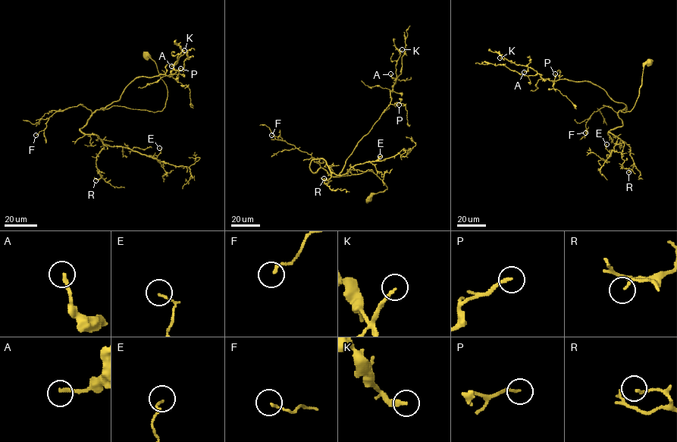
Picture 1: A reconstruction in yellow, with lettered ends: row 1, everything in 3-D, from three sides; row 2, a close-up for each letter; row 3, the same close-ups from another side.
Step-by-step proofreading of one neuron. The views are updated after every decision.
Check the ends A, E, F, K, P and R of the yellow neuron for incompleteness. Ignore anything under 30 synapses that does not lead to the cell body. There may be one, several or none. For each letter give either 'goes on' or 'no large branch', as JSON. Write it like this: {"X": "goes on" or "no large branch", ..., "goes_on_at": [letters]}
{"A": "no large branch", "E": "no large branch", "F": "no large branch", "K": "goes on", "P": "goes on", "R": "no large branch", "goes_on_at": ["K", "P"]}

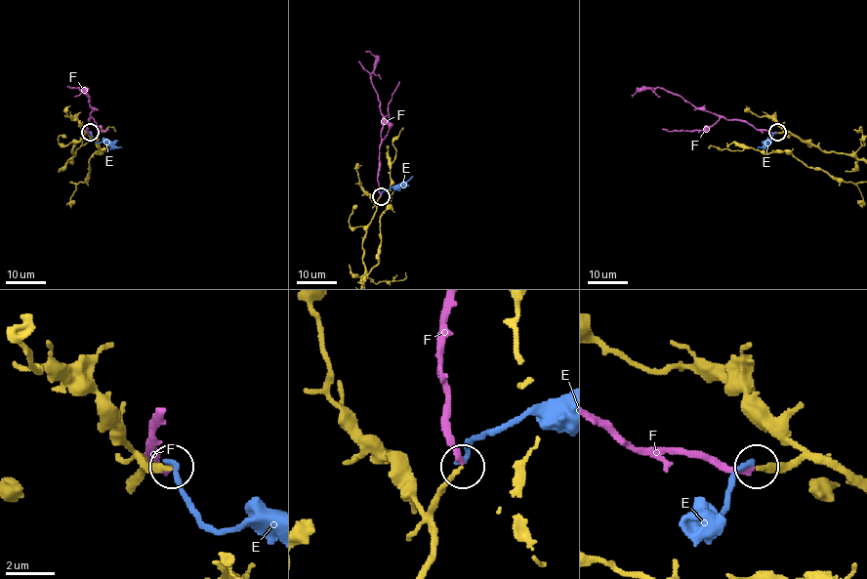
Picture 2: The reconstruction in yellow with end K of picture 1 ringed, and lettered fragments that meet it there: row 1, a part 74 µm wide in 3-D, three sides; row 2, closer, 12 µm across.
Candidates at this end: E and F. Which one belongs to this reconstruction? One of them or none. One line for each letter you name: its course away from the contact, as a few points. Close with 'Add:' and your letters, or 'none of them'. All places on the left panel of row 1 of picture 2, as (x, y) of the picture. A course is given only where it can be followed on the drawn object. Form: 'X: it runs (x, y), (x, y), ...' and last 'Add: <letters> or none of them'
F: it runs (90, 133), (87, 129), (92, 108), (89, 97), (80, 87), (85, 89), (74, 97)
Add: F

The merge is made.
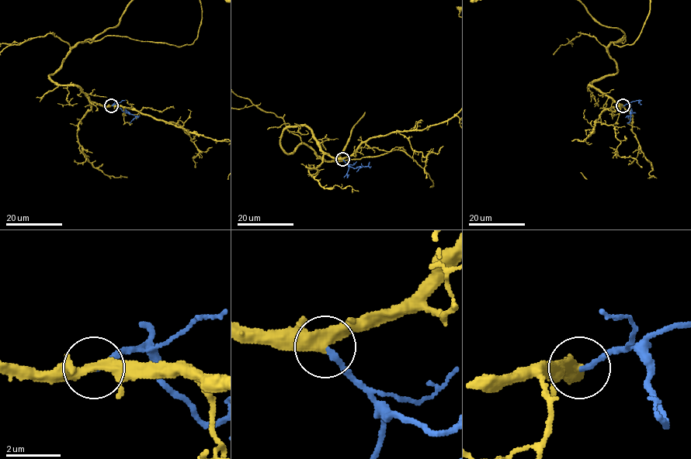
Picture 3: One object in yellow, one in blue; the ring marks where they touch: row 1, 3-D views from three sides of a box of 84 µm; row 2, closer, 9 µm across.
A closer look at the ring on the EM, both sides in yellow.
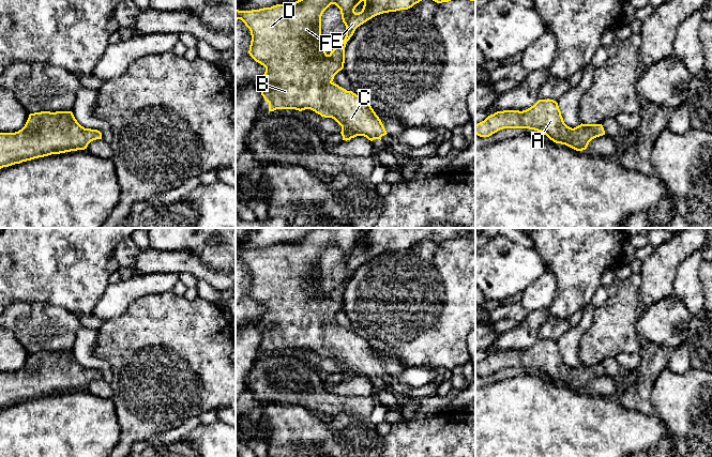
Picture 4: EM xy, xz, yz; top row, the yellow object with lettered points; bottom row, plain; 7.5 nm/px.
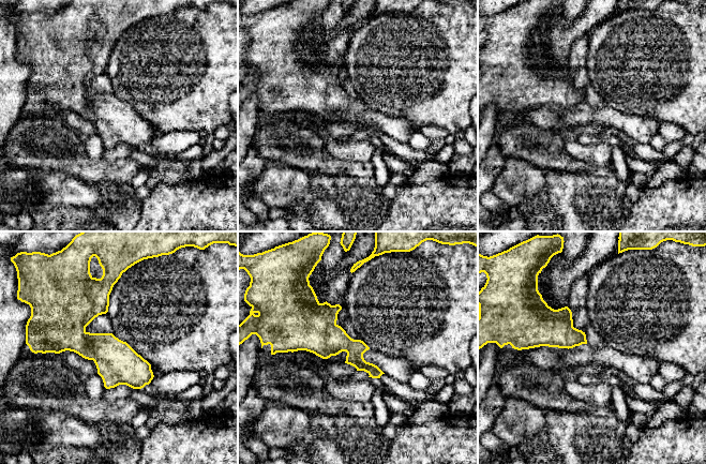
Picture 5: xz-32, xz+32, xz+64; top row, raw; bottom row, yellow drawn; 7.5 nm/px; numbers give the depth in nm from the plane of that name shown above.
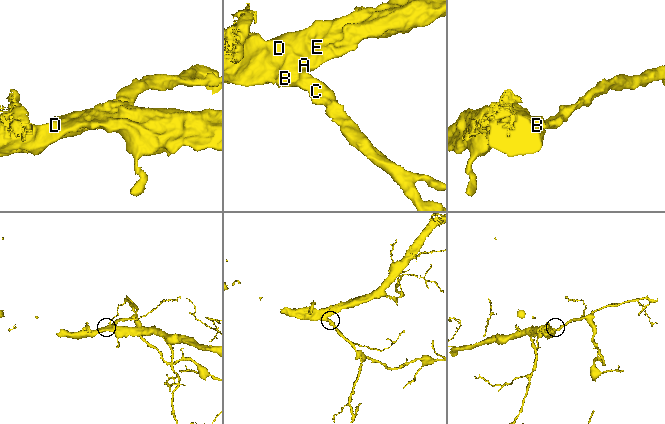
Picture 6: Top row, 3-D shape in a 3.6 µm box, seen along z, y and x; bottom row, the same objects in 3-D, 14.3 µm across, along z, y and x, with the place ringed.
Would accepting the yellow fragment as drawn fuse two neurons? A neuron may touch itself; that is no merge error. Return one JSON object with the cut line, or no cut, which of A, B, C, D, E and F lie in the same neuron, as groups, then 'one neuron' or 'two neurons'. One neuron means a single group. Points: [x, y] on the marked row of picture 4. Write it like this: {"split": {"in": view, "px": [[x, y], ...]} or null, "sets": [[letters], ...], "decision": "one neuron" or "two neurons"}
{"split": null, "sets": [["A", "B", "C", "D", "E", "F"]], "decision": "one neuron"}

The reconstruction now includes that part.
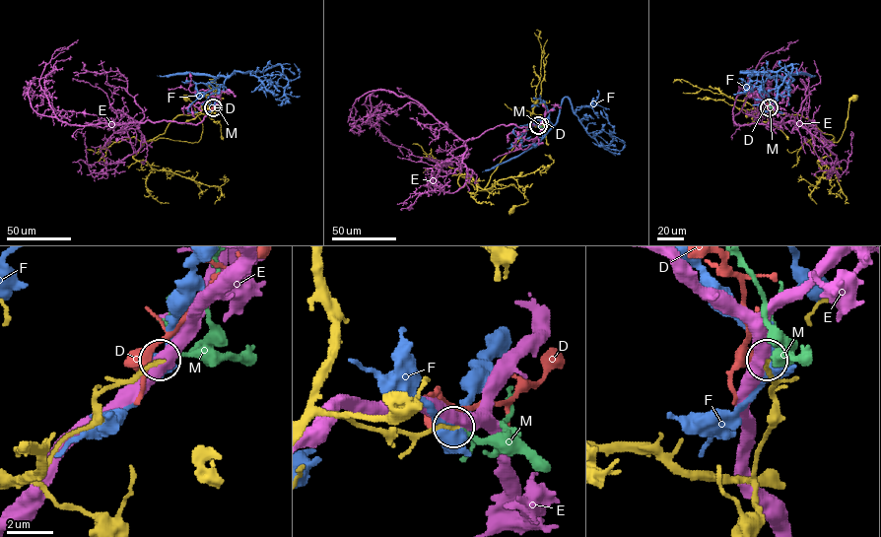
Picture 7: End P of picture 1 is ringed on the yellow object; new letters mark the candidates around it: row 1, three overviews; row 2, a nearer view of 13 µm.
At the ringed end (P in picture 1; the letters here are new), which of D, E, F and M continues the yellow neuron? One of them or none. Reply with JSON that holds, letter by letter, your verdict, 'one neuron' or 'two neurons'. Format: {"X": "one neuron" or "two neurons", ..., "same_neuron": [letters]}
{"D": "two neurons", "E": "two neurons", "F": "two neurons", "M": "one neuron", "same_neuron": ["M"]}

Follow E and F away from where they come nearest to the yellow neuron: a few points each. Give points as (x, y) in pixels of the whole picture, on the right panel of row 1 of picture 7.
E: (769, 107), (771, 124), (768, 123), (784, 122), (737, 125), (733, 119), (737, 93), (759, 61), (798, 40)
F: (770, 108), (759, 87), (769, 77), (740, 71), (779, 71), (791, 64), (791, 71), (777, 98), (752, 104)

